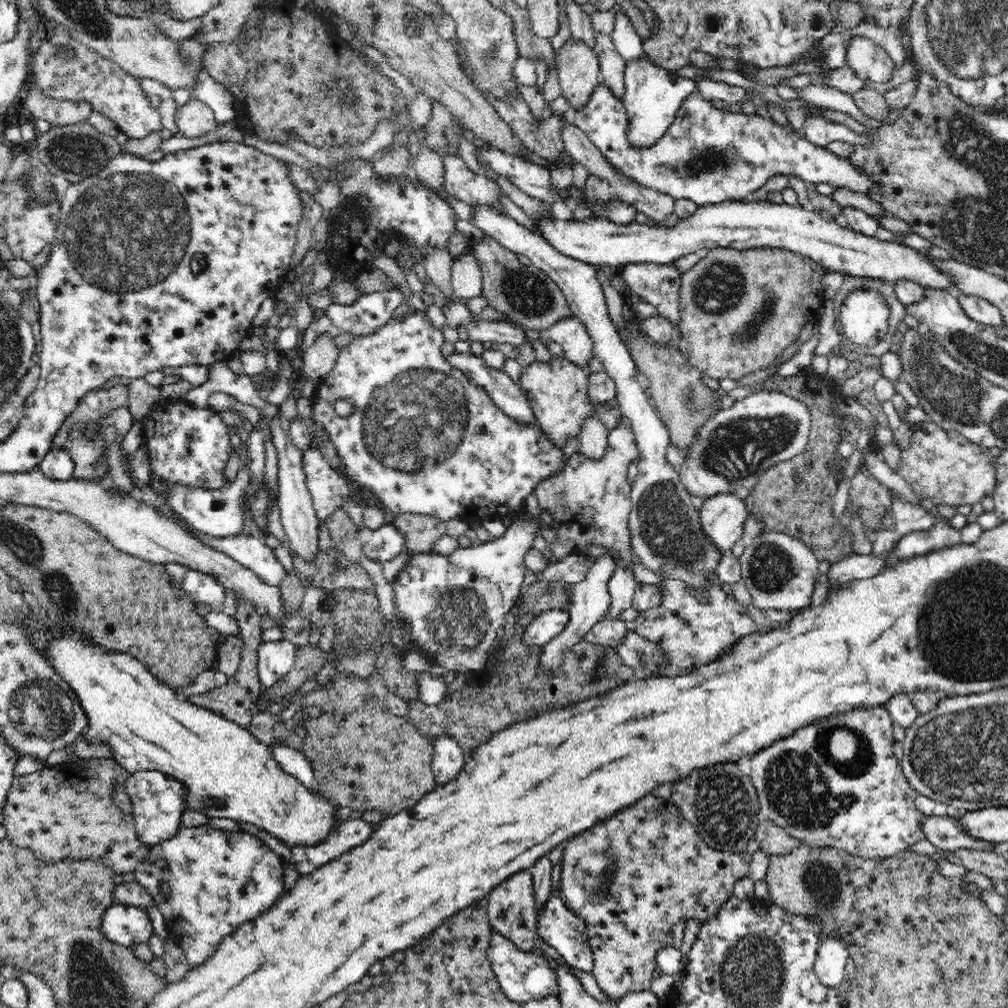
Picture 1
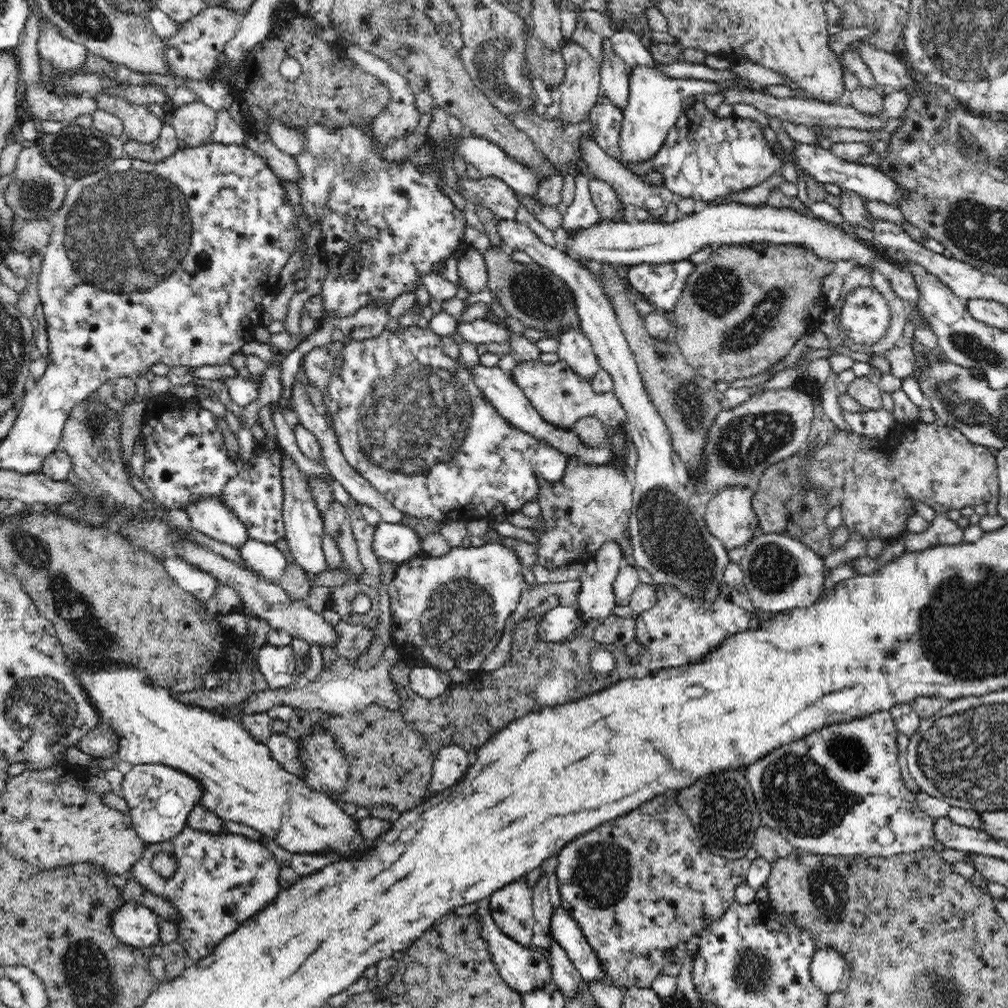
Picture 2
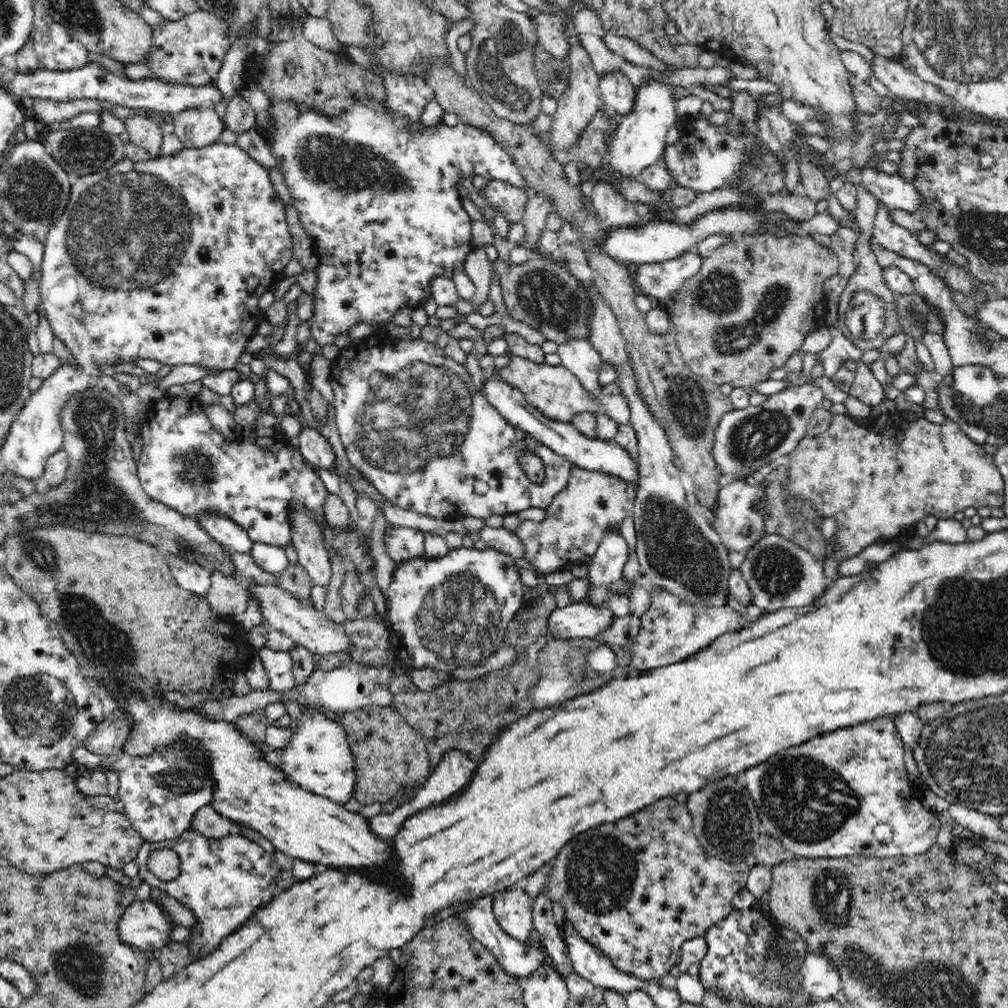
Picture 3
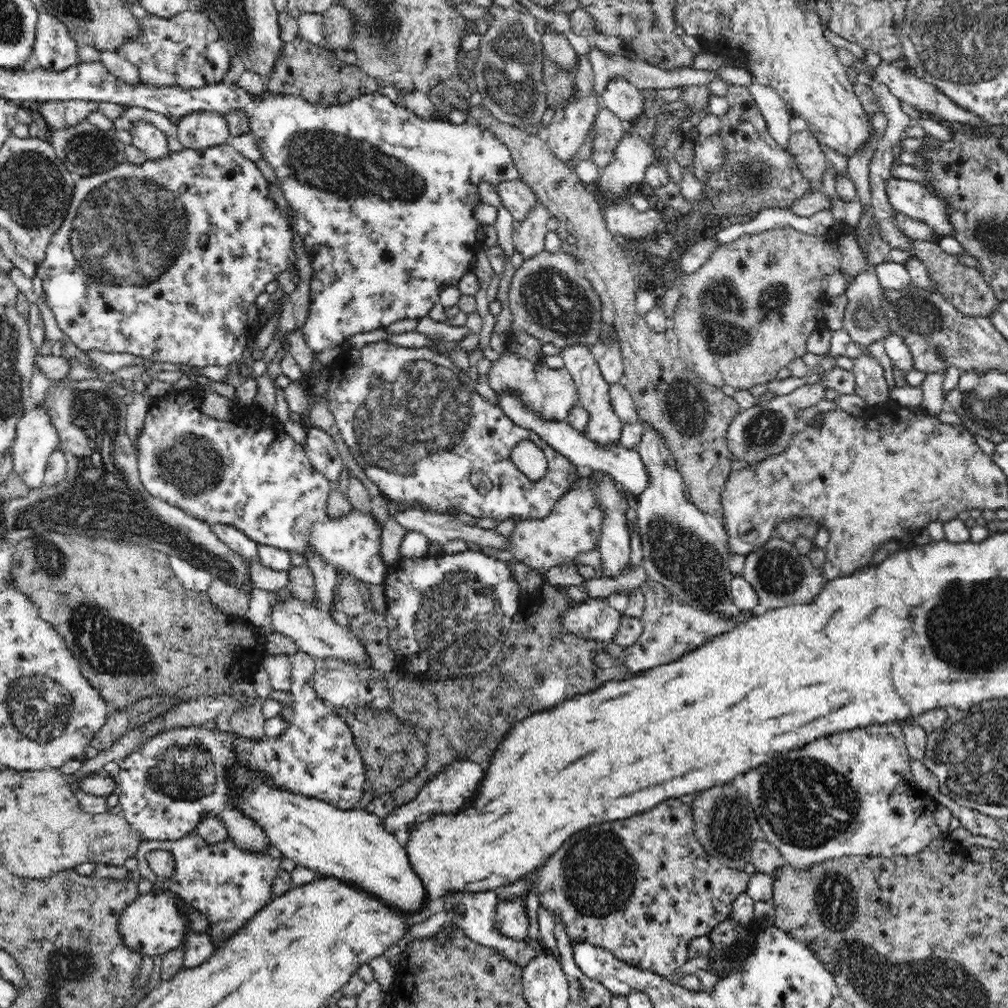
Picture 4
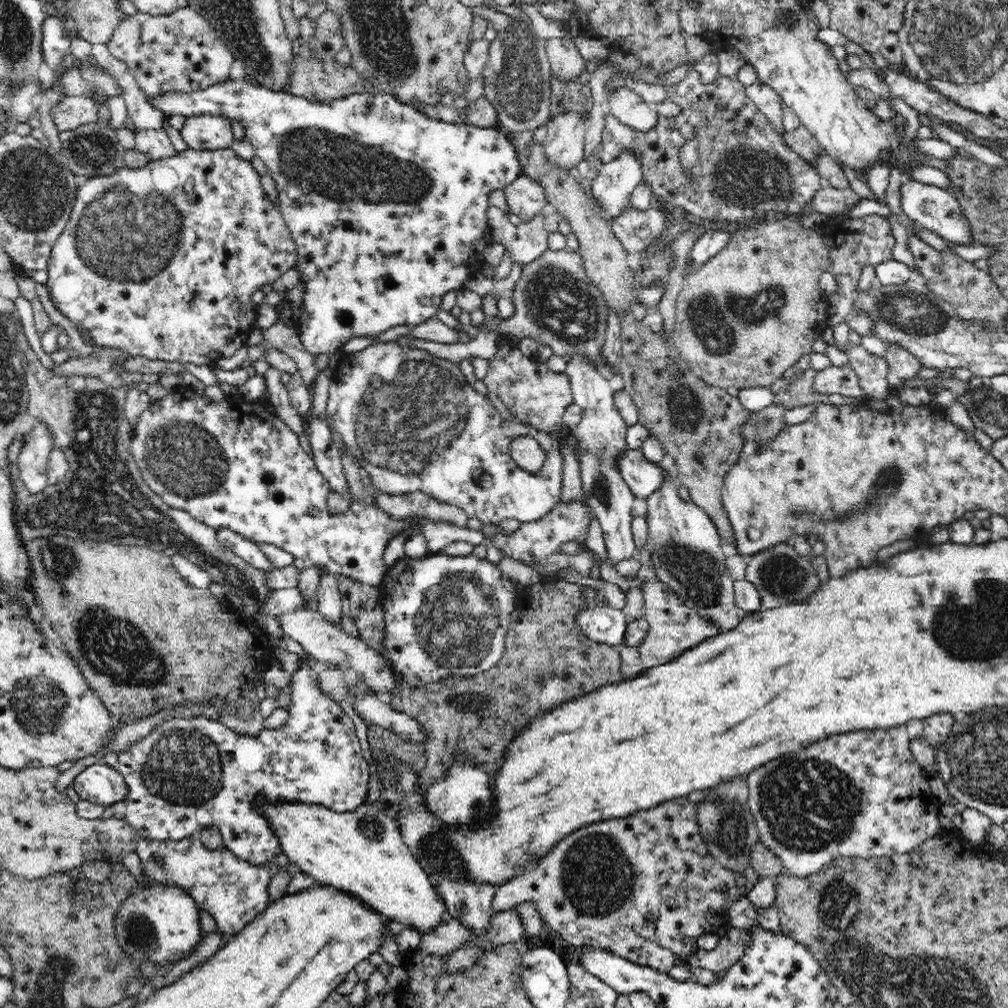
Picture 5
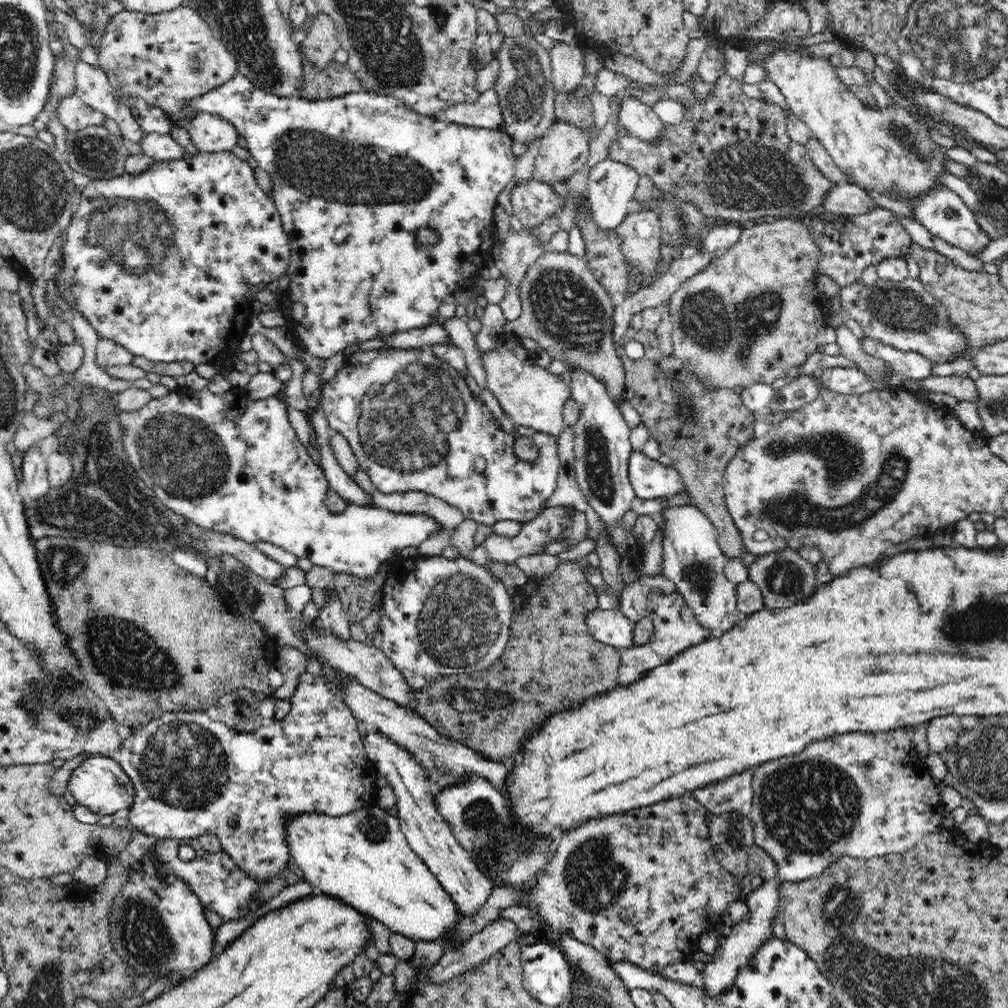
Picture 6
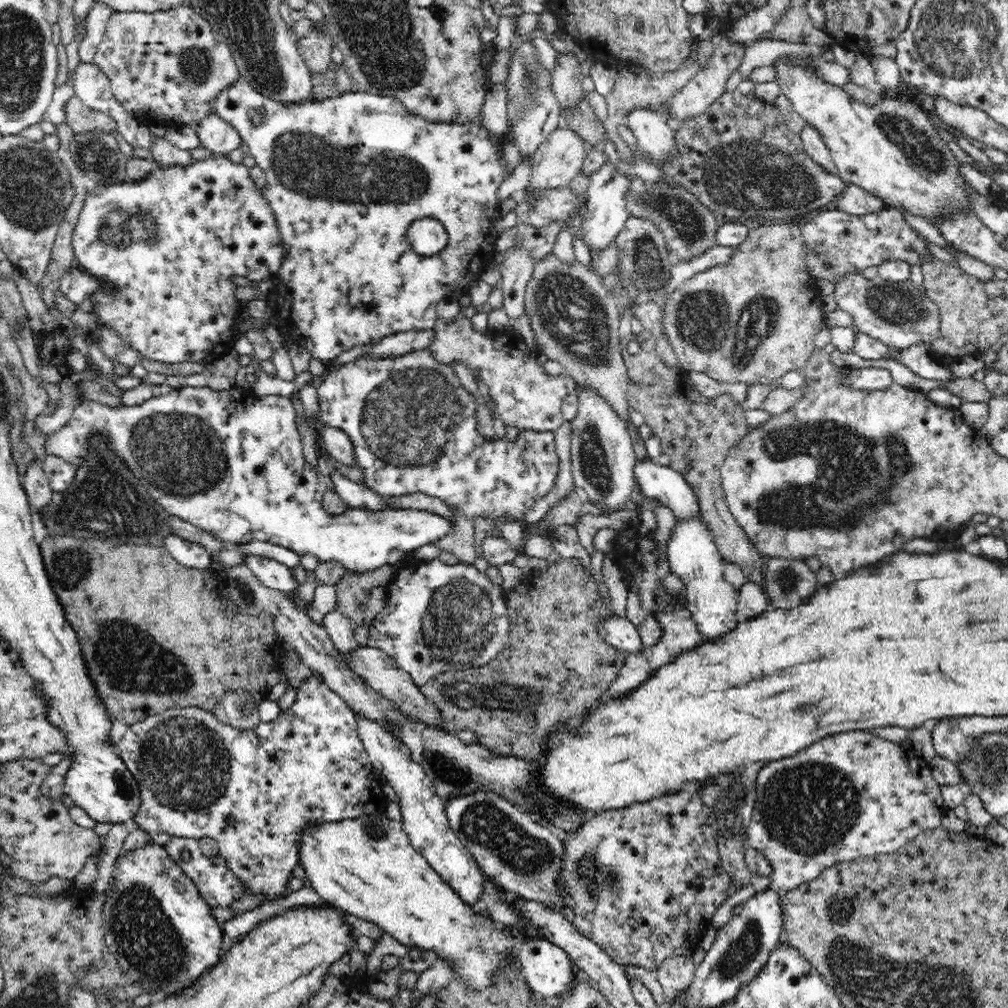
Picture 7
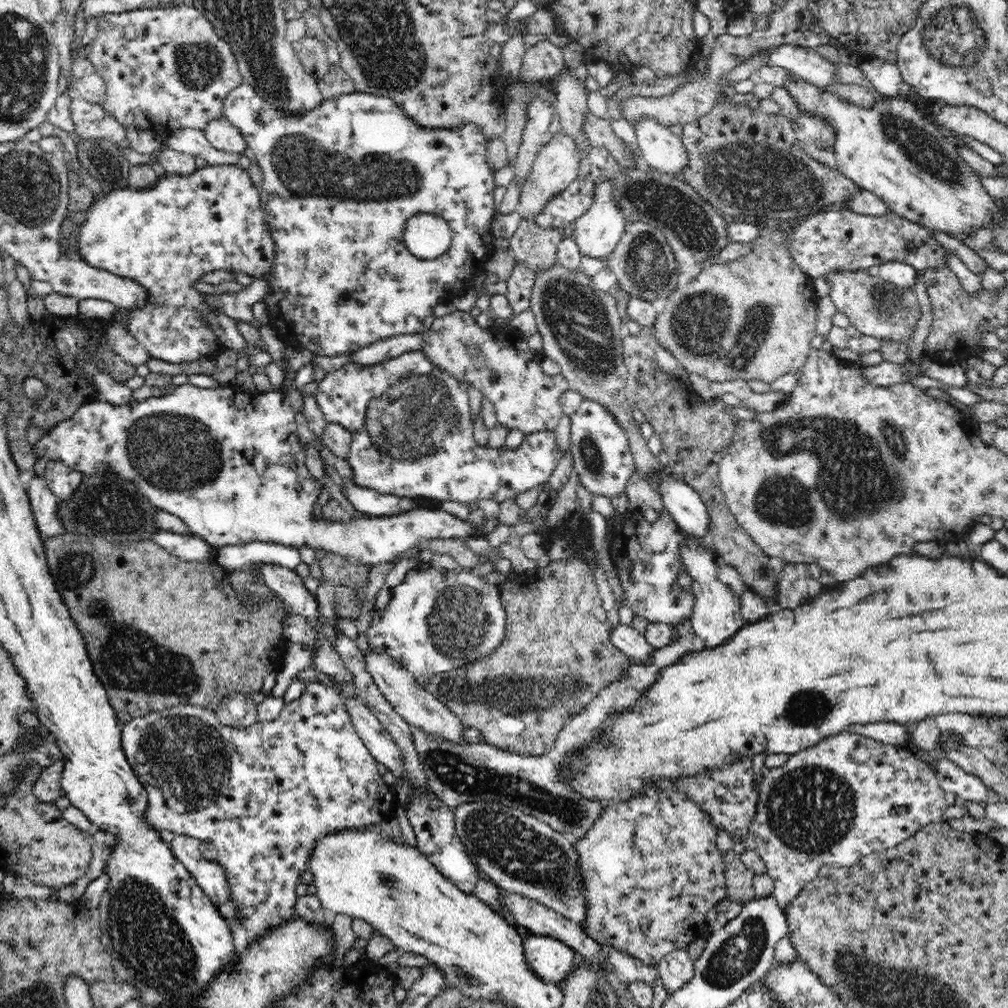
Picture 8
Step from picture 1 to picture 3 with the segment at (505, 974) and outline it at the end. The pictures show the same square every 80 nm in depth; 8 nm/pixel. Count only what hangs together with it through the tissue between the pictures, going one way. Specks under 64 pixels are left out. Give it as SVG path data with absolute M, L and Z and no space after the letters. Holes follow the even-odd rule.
M487 894L482 897L472 897L471 900L456 901L452 904L460 912L455 918L462 919L470 934L479 942L482 943L490 952L493 953L494 957L502 964L502 967L512 973L513 976L523 982L524 979L528 978L528 974L534 974L536 968L540 968L545 961L548 960L548 956L544 955L544 951L533 943L519 941L512 936L508 936L499 925L497 917L493 913L493 898L494 894Z

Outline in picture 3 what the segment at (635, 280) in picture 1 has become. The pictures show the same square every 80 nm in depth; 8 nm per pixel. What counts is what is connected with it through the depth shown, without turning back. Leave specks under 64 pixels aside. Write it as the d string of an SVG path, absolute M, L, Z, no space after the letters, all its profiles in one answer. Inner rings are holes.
M693 251L662 263L639 264L632 277L639 292L650 296L656 301L658 307L664 308L672 303L674 295L679 292L680 286L682 286L682 282L699 271L702 261L703 259L698 255L698 252Z

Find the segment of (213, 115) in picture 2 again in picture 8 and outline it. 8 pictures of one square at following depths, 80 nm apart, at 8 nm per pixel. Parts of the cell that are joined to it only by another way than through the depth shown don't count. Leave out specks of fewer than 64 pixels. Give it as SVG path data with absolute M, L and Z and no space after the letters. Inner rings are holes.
M225 118L208 124L203 134L208 144L216 150L243 155L244 150L248 147L238 128Z

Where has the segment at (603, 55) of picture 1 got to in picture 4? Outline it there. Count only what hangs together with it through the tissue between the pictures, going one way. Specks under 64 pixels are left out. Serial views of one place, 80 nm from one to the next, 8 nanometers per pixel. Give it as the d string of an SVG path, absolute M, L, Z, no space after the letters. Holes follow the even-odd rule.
M624 79L609 80L600 99L603 108L610 110L626 124L638 124L645 115L646 104L641 90Z

